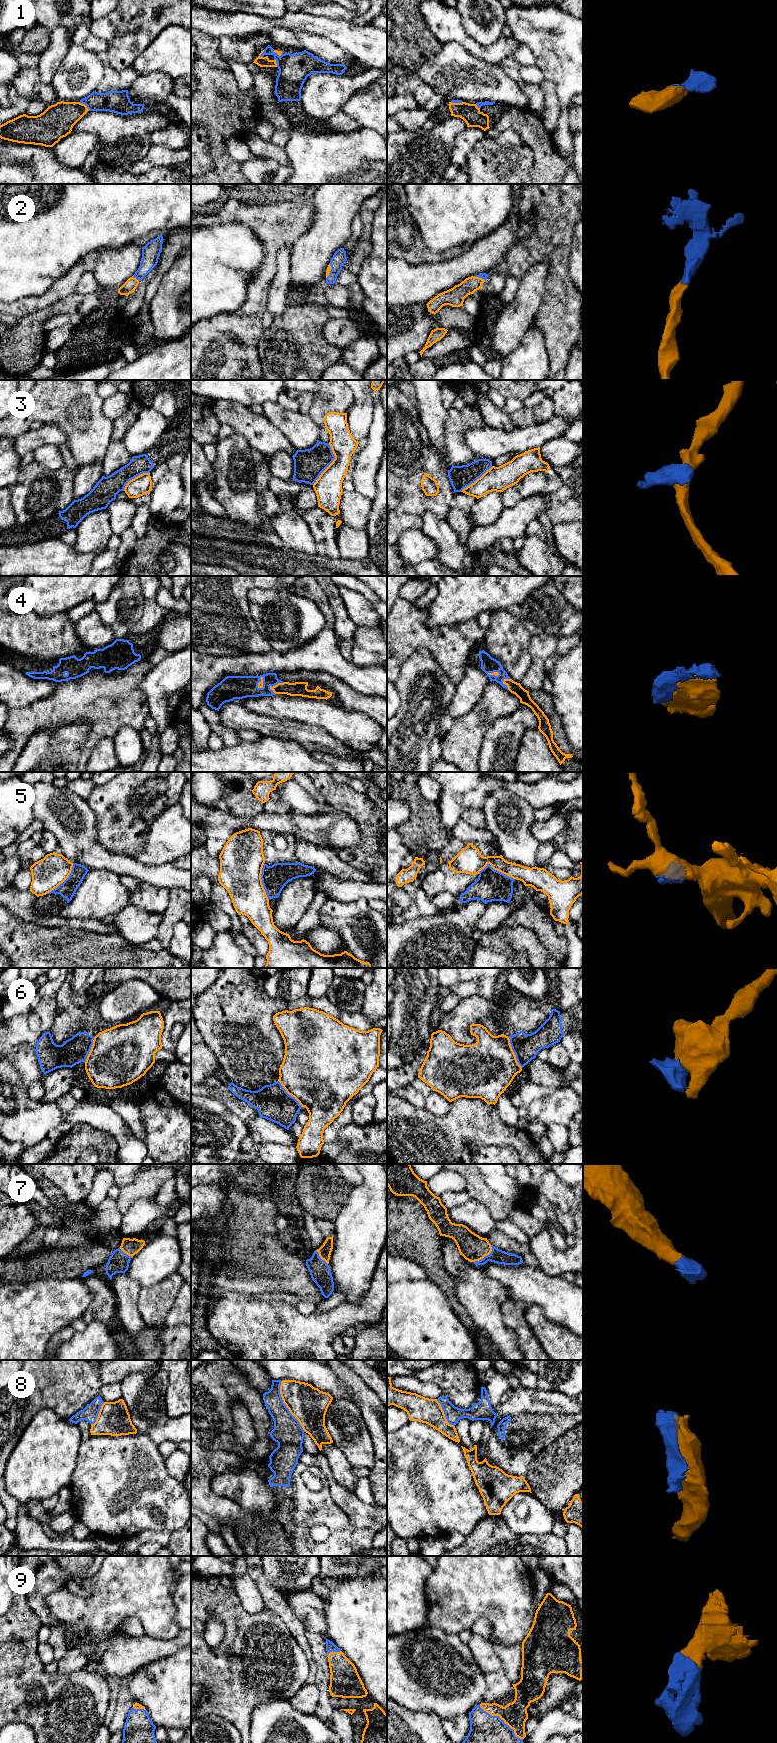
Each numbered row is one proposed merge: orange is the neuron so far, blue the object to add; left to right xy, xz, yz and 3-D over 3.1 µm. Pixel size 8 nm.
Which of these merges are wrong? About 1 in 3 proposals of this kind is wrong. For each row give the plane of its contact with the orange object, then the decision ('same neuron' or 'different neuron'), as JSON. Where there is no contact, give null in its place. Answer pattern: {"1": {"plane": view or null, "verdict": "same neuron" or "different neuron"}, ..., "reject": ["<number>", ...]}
{"1": {"plane": "xy", "verdict": "same neuron"}, "2": {"plane": "xy", "verdict": "same neuron"}, "3": {"plane": "xz", "verdict": "different neuron"}, "4": {"plane": "xz", "verdict": "same neuron"}, "5": {"plane": "yz", "verdict": "different neuron"}, "6": {"plane": "yz", "verdict": "different neuron"}, "7": {"plane": "yz", "verdict": "same neuron"}, "8": {"plane": "xz", "verdict": "different neuron"}, "9": {"plane": "yz", "verdict": "same neuron"}, "reject": ["3", "5", "6", "8"]}

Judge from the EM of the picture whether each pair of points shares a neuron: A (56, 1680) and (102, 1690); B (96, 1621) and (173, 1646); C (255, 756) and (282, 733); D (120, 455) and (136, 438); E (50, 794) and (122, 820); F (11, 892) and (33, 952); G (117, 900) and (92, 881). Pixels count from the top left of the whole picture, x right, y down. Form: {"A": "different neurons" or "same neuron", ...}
{"A": "same neuron", "B": "different neurons", "C": "different neurons", "D": "different neurons", "E": "different neurons", "F": "different neurons", "G": "same neuron"}

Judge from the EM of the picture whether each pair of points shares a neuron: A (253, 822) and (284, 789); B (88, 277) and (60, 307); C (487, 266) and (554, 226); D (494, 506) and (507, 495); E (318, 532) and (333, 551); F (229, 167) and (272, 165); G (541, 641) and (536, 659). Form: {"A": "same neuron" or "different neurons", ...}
{"A": "different neurons", "B": "different neurons", "C": "different neurons", "D": "different neurons", "E": "same neuron", "F": "different neurons", "G": "same neuron"}

